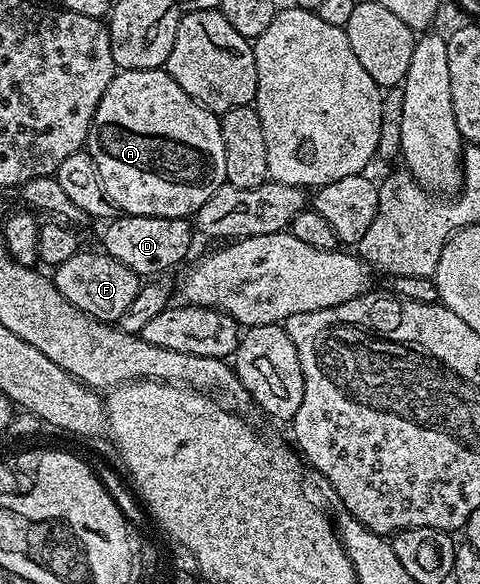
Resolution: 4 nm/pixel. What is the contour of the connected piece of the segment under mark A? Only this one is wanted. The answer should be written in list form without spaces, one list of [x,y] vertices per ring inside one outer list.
[[[154,69],[151,71],[118,70],[114,74],[111,85],[107,85],[107,93],[103,93],[103,97],[95,109],[93,123],[89,126],[87,150],[93,159],[93,164],[97,167],[106,197],[113,202],[113,206],[118,212],[126,215],[189,219],[196,216],[197,210],[205,204],[207,197],[211,197],[211,193],[215,193],[215,189],[226,186],[227,157],[223,149],[223,133],[221,132],[220,118],[214,112],[208,111],[202,103],[196,103],[191,96],[183,93],[183,89],[179,89],[177,82],[164,69]]]

